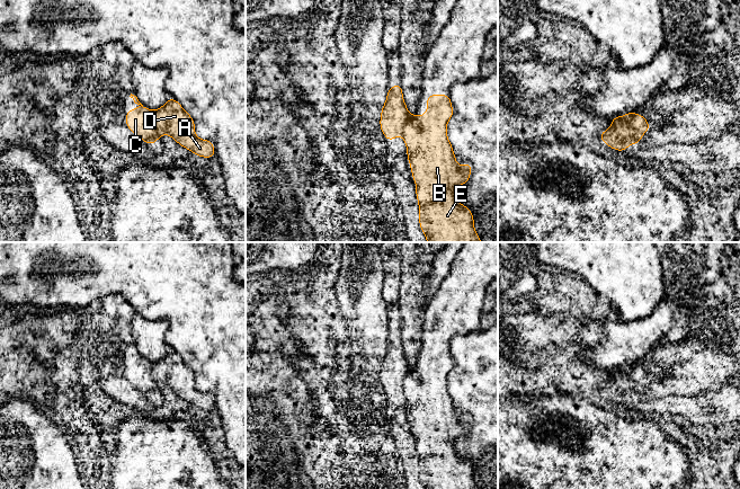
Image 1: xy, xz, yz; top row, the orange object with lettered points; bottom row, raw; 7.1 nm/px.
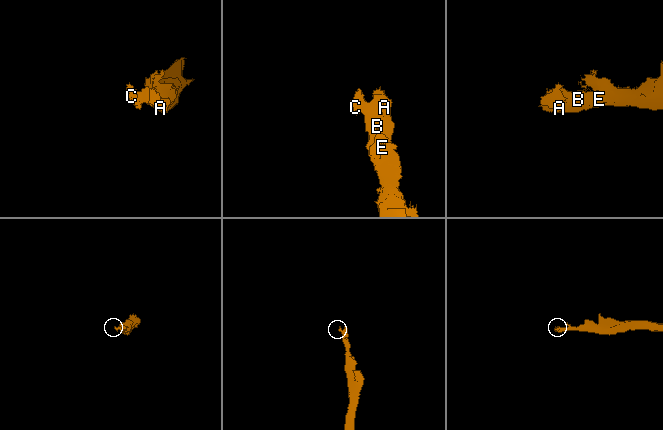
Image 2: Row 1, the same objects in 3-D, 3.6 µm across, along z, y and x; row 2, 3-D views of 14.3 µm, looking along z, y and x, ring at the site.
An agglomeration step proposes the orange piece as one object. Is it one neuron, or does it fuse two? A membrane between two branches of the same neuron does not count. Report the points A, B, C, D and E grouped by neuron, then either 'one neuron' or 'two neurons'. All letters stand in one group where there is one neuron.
A B D E / C | two neurons

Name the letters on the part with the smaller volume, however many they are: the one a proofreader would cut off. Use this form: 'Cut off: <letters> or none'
Cut off: C

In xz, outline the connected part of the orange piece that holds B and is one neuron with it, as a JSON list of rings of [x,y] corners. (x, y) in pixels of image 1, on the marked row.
[[[427,96],[427,112],[424,116],[410,116],[403,127],[408,161],[416,181],[416,196],[419,204],[419,225],[427,242],[482,242],[474,229],[472,211],[455,197],[454,189],[467,184],[472,172],[470,162],[461,168],[447,137],[446,126],[454,114],[451,97]]]

